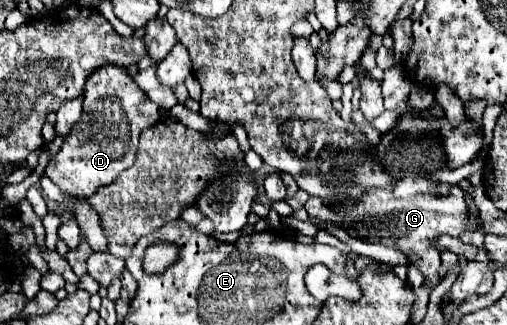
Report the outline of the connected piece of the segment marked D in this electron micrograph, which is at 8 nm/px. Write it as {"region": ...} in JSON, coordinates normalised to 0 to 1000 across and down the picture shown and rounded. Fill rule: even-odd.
{"region":[[[197,203],[166,265],[166,345],[142,412],[126,425],[118,462],[99,486],[91,542],[142,603],[170,609],[189,591],[193,572],[209,572],[229,542],[256,517],[268,486],[272,425],[280,400],[304,388],[316,369],[316,338],[296,314],[284,283],[260,252],[237,203]]]}

